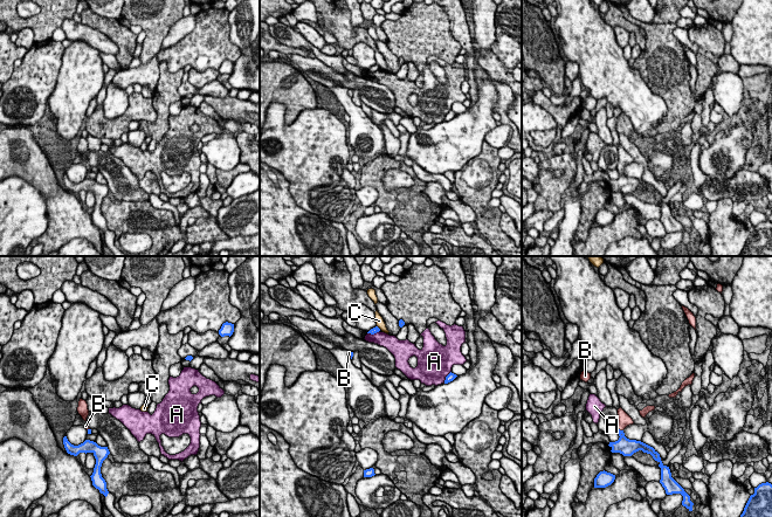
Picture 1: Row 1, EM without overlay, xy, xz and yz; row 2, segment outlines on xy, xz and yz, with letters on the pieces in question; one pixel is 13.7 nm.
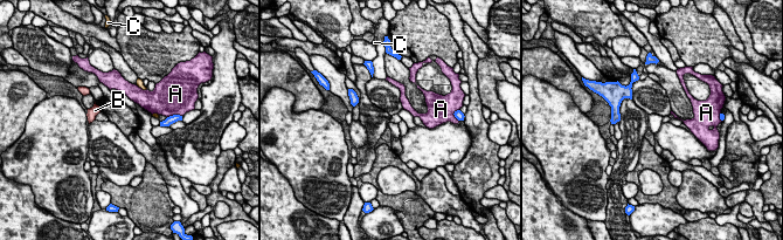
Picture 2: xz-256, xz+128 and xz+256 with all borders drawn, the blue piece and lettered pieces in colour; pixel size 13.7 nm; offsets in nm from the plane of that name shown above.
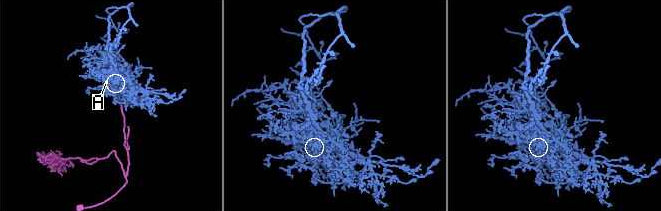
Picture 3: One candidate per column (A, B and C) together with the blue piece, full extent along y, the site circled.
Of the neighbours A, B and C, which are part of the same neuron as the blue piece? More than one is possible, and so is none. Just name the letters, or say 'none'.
B

